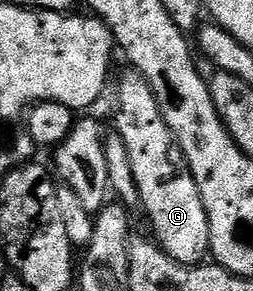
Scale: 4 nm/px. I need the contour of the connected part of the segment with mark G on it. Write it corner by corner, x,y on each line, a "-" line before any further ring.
135,70
129,72
119,84
119,113
115,116
113,128
121,134
121,138
125,138
125,150
129,150
129,166
133,166
133,178
137,182
142,211
147,211
147,220
155,231
154,239
164,252
182,264
198,265
208,255
211,239
209,238
209,218
205,214
205,206
197,190
195,175
191,173
186,158
183,157
181,149
175,142
174,134
170,132
165,118
162,117
158,100
149,82
139,72

